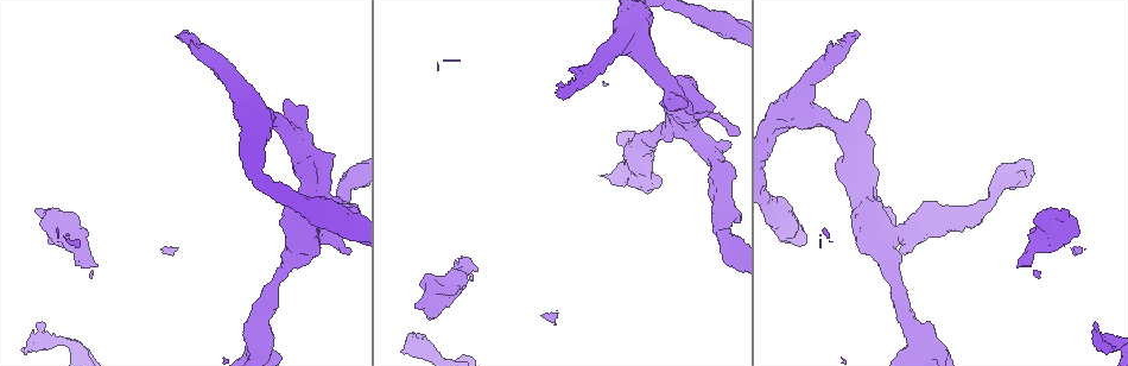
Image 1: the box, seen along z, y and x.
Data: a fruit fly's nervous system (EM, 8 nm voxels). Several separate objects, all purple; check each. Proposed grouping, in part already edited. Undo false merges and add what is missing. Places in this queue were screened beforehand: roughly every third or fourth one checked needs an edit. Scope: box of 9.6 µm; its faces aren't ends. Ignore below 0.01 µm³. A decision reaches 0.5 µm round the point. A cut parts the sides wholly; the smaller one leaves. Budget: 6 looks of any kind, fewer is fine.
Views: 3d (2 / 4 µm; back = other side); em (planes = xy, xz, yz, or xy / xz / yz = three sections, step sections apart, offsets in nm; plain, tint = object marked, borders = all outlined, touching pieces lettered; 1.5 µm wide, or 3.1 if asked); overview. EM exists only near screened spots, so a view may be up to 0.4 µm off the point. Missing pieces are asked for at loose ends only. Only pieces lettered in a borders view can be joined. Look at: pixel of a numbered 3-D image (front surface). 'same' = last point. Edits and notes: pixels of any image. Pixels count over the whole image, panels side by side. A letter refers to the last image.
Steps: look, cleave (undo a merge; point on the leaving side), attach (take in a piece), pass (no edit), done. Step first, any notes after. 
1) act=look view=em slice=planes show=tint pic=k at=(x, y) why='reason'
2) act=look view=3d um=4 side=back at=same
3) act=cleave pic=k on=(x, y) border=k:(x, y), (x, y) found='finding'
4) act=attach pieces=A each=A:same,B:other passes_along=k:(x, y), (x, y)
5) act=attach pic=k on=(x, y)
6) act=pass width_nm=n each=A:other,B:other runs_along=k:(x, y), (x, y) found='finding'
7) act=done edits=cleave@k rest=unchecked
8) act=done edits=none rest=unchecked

act=look view=em slice=planes show=tint pic=1 at=(863, 167) why='calibre changes'

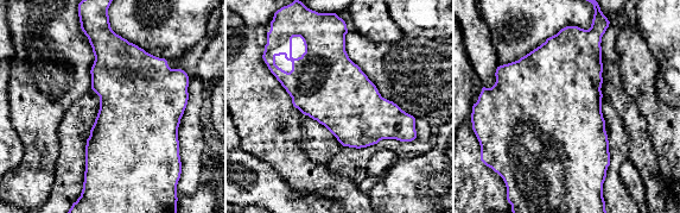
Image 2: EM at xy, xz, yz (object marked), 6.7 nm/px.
act=look view=em slice=planes show=borders at=same why='see the neighbours'

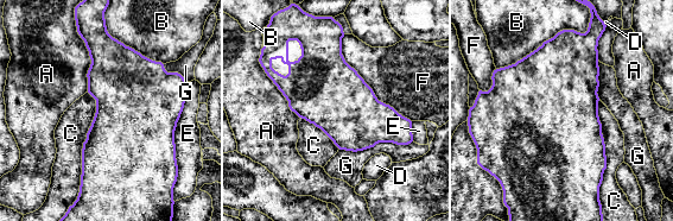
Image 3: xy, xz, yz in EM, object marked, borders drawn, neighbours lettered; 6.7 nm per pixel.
act=pass width_nm=340 each=A:other,B:other,C:other,D:other,E:other,F:other,G:other found='all the same neuron'

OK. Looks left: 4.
act=look view=em slice=planes show=borders pic=1 at=(903, 252) why='thick end'

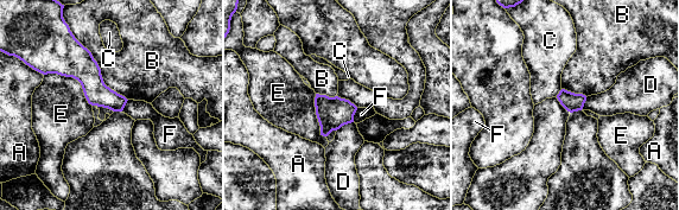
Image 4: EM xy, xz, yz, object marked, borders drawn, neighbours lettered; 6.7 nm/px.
act=pass longest_contact=B:600nm each=A:other,B:other,C:other,D:other,E:other,F:other border=4:(71, 32), (102, 81), (127, 100) found='no lettered piece goes on from it'

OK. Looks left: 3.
act=look view=3d um=4 side=back pic=1 at=(418, 349) why='abrupt turn'

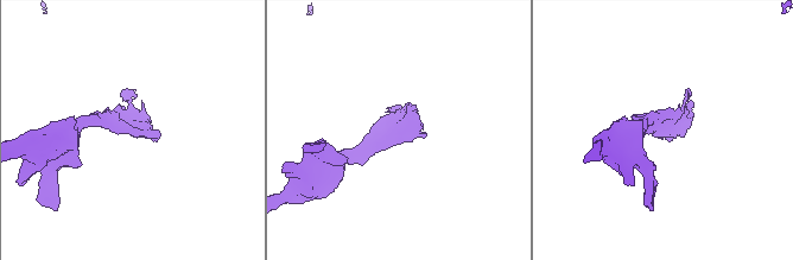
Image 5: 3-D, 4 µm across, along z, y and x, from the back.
act=look view=em slice=planes show=borders pic=5 at=(404, 128)

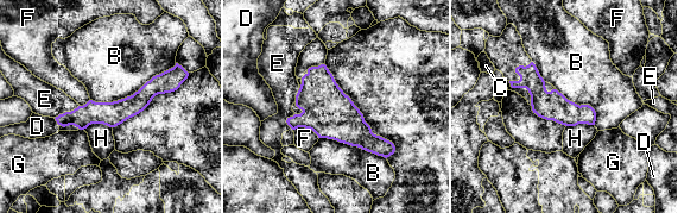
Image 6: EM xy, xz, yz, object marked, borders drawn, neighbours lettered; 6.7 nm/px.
act=pass longest_contact=B:650nm each=B:other,C:other,D:other,E:other,F:other,G:other,H:other runs_along=6:(173, 82), (115, 113), (59, 120) found='one neuron here'

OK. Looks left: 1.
act=done edits=none rest=unchecked

